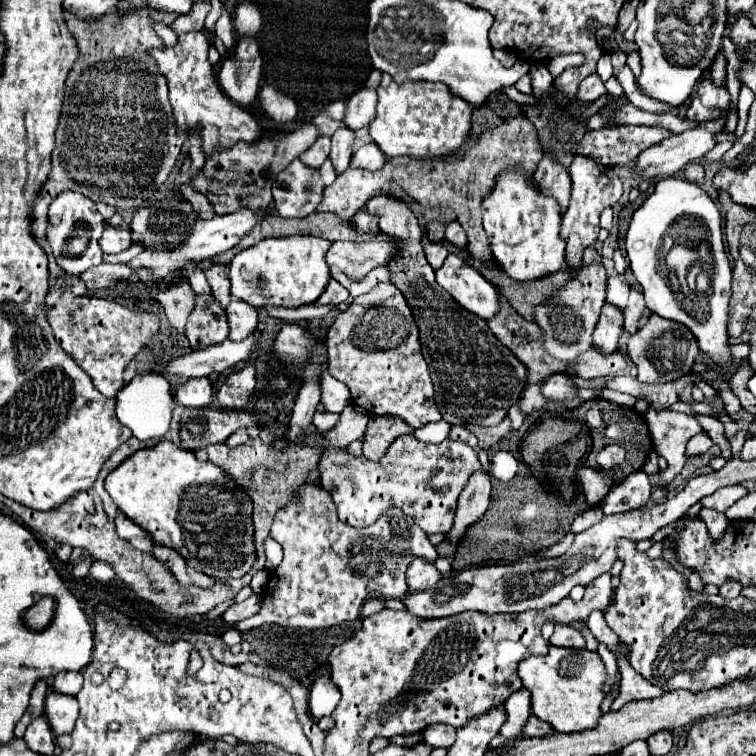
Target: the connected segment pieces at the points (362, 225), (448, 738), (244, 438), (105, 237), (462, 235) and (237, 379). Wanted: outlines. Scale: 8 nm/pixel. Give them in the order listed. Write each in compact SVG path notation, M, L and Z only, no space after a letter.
M364 210L356 212L356 214L352 216L352 222L354 222L356 230L360 230L360 232L378 232L376 216L372 216L370 212L364 212Z
M432 724L424 730L424 742L430 744L432 748L448 748L454 744L456 738L456 728L448 726L448 724Z
M250 428L250 430L238 430L238 432L234 432L228 440L226 440L226 444L228 446L240 446L240 444L246 444L250 438L256 438L260 434L260 430L258 428Z
M106 226L104 234L100 238L100 248L104 254L118 254L126 250L132 244L132 236L128 228L116 228L116 226Z
M454 220L454 222L450 222L448 226L446 226L446 236L444 236L448 242L452 242L452 244L456 244L456 246L460 246L460 248L464 248L468 242L468 238L466 238L466 232L464 232L464 228L462 228L462 224L458 222L458 220Z
M246 364L238 372L228 374L224 384L216 392L220 406L222 408L244 408L248 398L254 392L254 384L256 384L254 374L256 374L256 370L250 364Z

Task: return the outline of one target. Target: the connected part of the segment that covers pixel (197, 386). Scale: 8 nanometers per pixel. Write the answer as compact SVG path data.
M206 376L204 378L188 378L186 382L178 384L176 400L178 400L178 404L190 406L190 408L208 406L212 402L212 384L210 384L210 380Z

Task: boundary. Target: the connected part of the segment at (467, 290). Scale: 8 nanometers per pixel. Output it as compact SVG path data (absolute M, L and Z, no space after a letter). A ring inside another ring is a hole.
M450 254L436 270L436 282L468 312L492 320L500 312L496 288L460 256Z

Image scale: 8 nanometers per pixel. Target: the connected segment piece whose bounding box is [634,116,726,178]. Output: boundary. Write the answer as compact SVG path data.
M724 116L714 118L714 120L704 120L696 128L692 128L692 130L684 130L682 134L674 134L672 138L662 140L660 144L644 150L638 156L638 160L636 160L634 166L636 166L636 170L644 172L646 178L650 178L650 176L672 176L678 170L684 170L686 164L690 164L696 158L702 158L704 154L708 154L716 146L716 136L720 132L724 132L724 126L726 126L726 118Z

